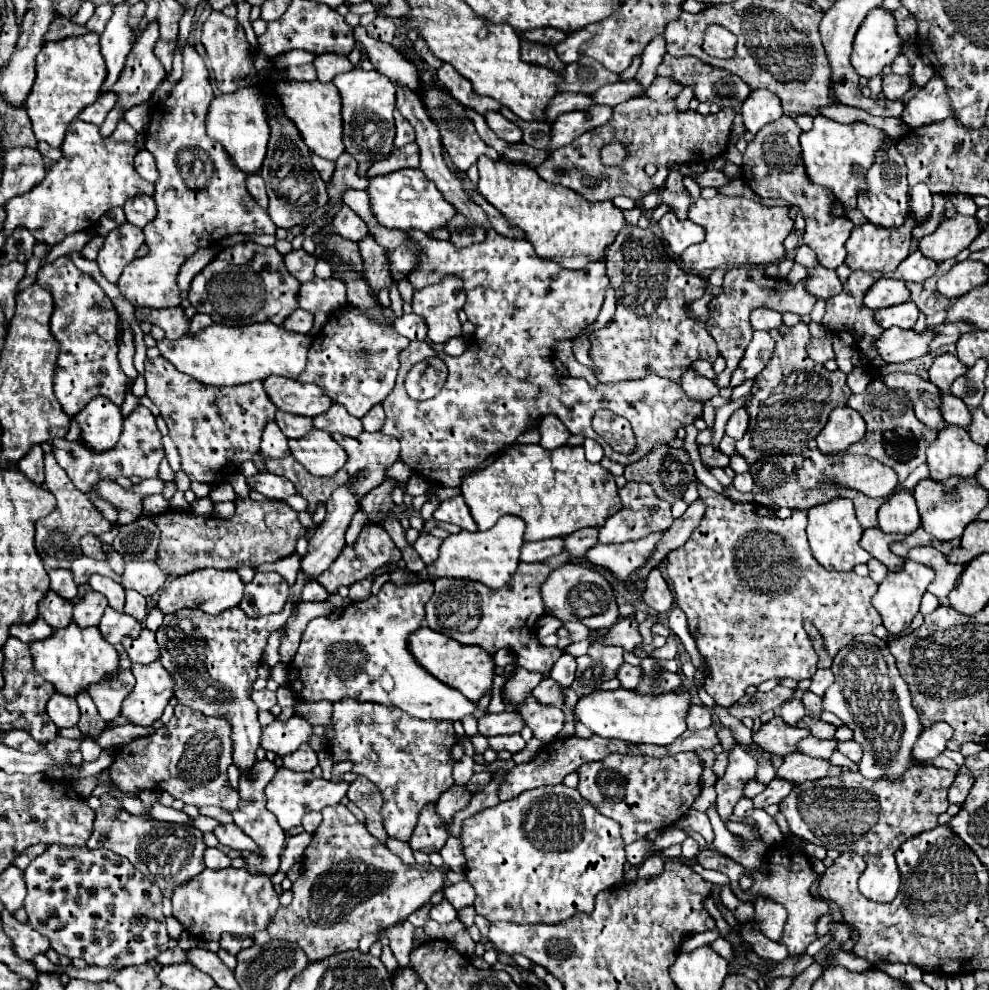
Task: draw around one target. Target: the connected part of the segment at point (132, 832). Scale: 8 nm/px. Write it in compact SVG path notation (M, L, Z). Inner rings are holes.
M100 806L96 810L94 832L88 840L88 848L108 848L128 858L150 882L160 886L166 898L172 898L174 886L188 882L188 878L194 878L206 868L202 862L202 852L206 848L202 832L196 828L186 828L186 832L186 836L168 834L168 822L160 822L152 816L134 816L126 810L110 806Z

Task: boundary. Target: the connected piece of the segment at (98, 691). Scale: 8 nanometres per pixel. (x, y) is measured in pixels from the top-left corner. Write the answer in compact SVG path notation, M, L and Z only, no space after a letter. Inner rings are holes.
M118 670L118 674L112 678L112 682L102 682L100 686L92 686L88 690L90 698L94 700L100 716L104 720L112 720L120 716L120 706L124 698L132 692L134 676L130 670Z

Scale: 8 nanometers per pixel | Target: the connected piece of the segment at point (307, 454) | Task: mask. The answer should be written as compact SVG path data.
M316 428L304 438L288 440L288 446L292 456L314 476L332 476L348 460L342 446L334 442L328 432Z

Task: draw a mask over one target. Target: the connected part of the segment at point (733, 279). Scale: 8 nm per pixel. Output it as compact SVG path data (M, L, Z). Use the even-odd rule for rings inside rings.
M738 266L738 268L730 268L726 270L726 276L724 276L724 292L718 294L710 304L710 312L712 316L706 320L706 330L708 334L716 340L718 344L718 352L720 356L724 356L726 360L726 370L722 374L716 376L716 384L720 388L726 388L730 384L730 376L732 372L736 370L740 358L744 356L744 350L748 346L748 342L752 340L752 326L748 322L748 314L754 310L754 308L760 308L760 306L766 306L780 312L791 312L798 314L799 316L809 315L816 304L816 298L812 298L812 294L808 294L804 290L804 282L798 282L798 284L790 284L786 280L768 280L762 276L762 270L756 266L756 270L752 270L752 266Z

